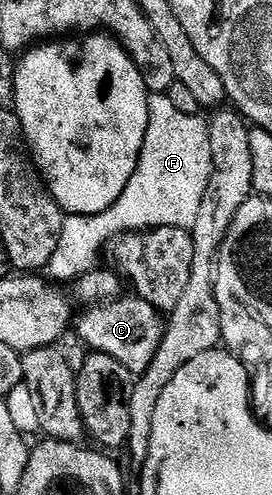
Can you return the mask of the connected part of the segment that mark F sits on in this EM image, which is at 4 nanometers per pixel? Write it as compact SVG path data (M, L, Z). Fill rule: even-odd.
M153 93L149 96L149 127L145 131L145 143L139 152L139 162L117 203L113 203L105 211L88 217L64 216L61 235L57 243L57 251L53 251L53 259L49 259L45 270L52 282L74 282L85 273L96 268L95 260L99 257L99 248L119 236L120 233L142 231L144 229L160 229L161 227L177 227L190 230L197 219L197 211L201 211L201 199L205 199L205 191L211 178L211 148L209 147L209 131L207 121L202 116L186 114L173 107L172 100L166 93Z

